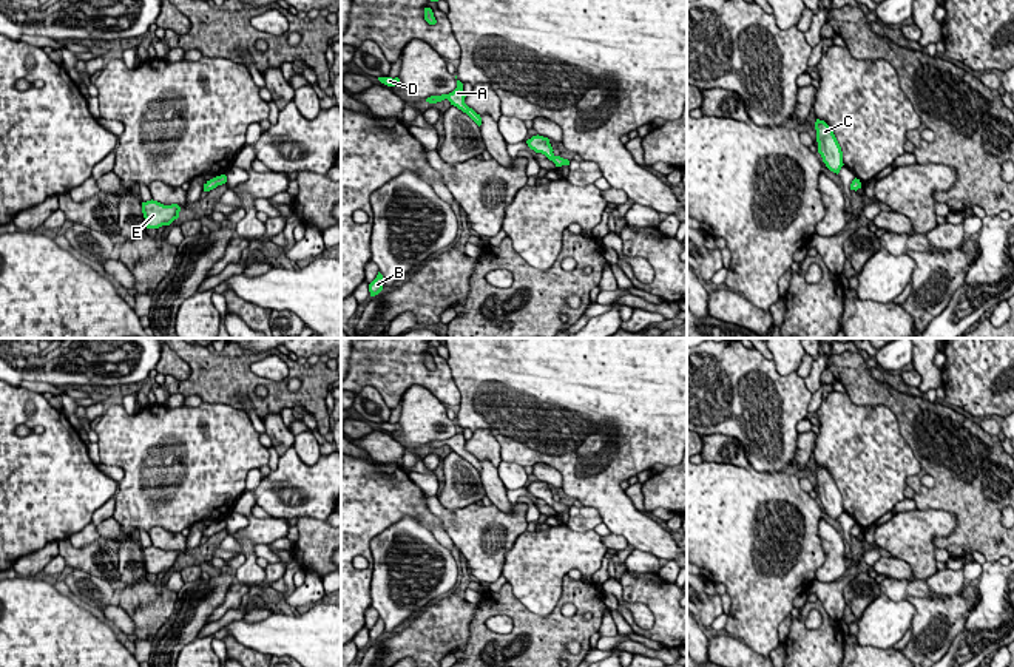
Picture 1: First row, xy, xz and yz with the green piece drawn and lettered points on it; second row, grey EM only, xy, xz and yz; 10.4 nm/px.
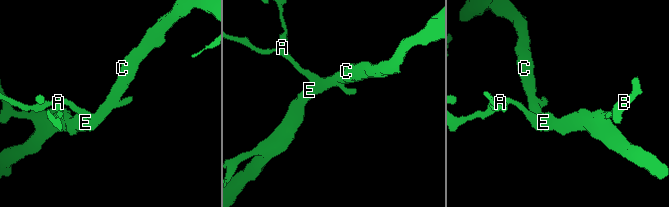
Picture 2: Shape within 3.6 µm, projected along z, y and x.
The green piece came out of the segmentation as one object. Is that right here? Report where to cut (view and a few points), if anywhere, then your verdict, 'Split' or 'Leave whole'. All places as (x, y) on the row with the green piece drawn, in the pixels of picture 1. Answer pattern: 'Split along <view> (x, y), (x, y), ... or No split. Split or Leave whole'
No split. Leave whole

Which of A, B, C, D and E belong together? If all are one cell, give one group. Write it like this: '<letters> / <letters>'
A B C D E

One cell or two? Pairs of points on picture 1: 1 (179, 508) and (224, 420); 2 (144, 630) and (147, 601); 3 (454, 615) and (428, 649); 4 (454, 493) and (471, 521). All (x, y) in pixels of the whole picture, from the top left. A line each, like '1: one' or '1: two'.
1: one
2: one
3: one
4: two

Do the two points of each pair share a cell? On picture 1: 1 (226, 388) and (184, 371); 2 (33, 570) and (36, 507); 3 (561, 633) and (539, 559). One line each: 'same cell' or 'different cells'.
1: different cells
2: different cells
3: different cells

